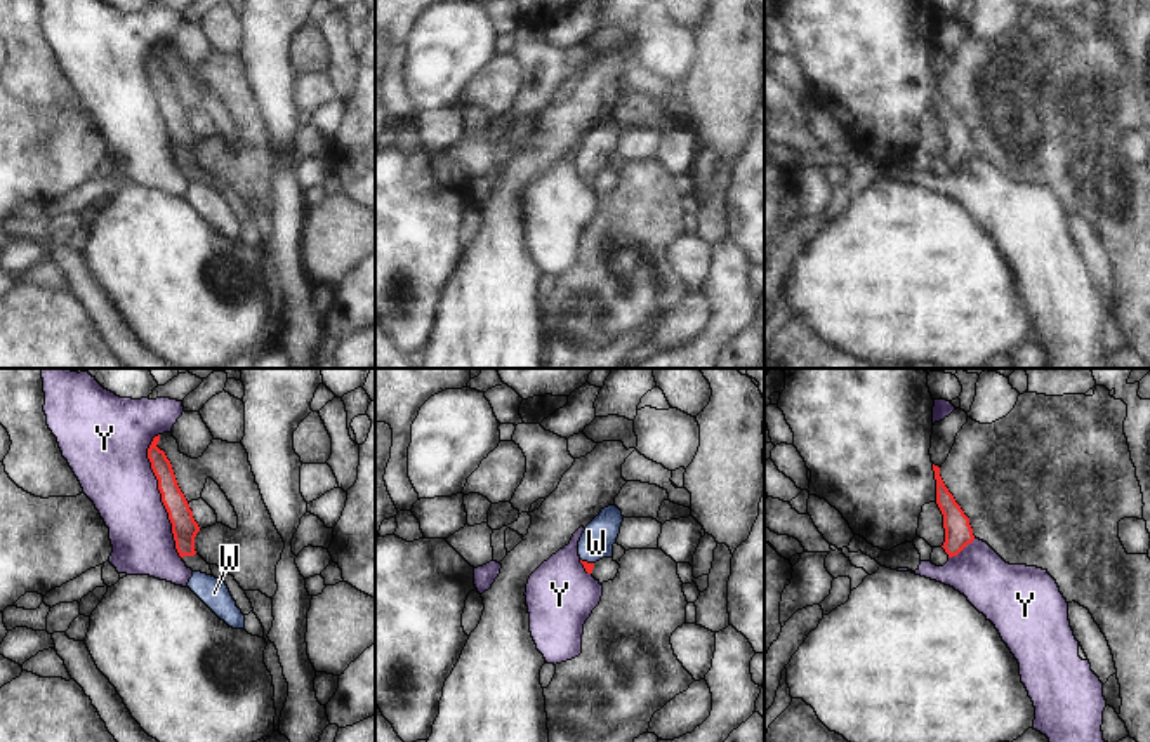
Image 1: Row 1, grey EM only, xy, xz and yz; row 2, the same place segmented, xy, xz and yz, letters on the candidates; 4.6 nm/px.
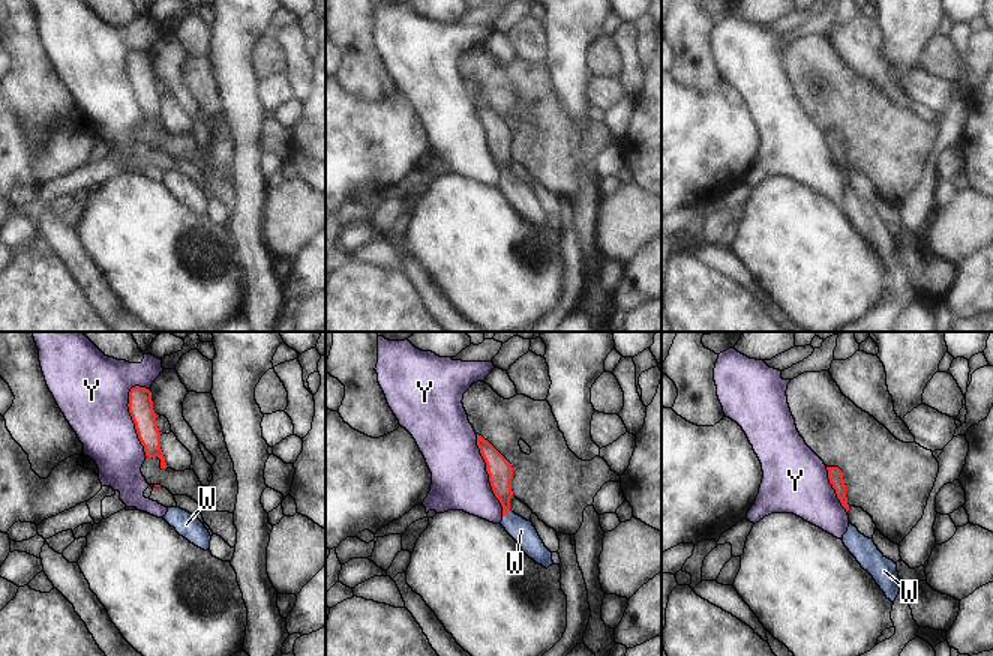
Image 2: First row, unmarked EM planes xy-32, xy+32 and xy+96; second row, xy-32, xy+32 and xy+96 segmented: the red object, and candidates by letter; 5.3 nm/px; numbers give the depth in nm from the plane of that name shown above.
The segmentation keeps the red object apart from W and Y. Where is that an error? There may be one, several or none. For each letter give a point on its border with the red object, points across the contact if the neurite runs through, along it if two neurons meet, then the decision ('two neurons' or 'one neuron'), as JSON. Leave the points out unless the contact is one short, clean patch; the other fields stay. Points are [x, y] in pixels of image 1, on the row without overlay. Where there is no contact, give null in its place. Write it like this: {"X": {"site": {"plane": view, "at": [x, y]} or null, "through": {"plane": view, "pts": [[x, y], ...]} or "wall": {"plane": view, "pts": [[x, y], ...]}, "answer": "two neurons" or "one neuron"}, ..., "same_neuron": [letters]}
{"W": {"site": {"plane": "xz", "at": [586, 172]}, "through": {"plane": "xz", "pts": [[588, 178], [586, 172], [596, 153]]}, "answer": "one neuron"}, "Y": {"site": {"plane": "xy", "at": [162, 106]}, "answer": "two neurons"}, "same_neuron": ["W"]}

